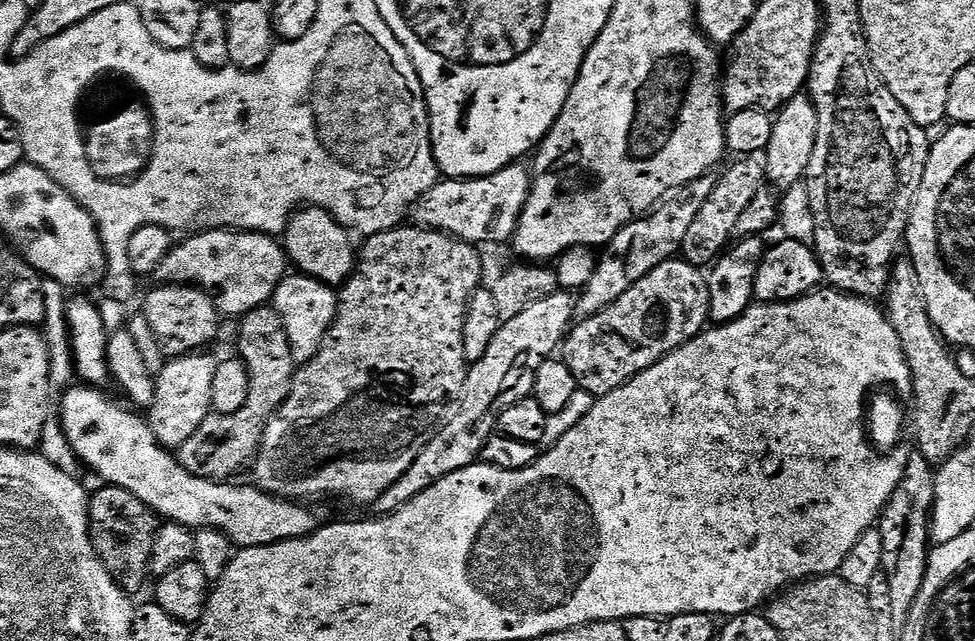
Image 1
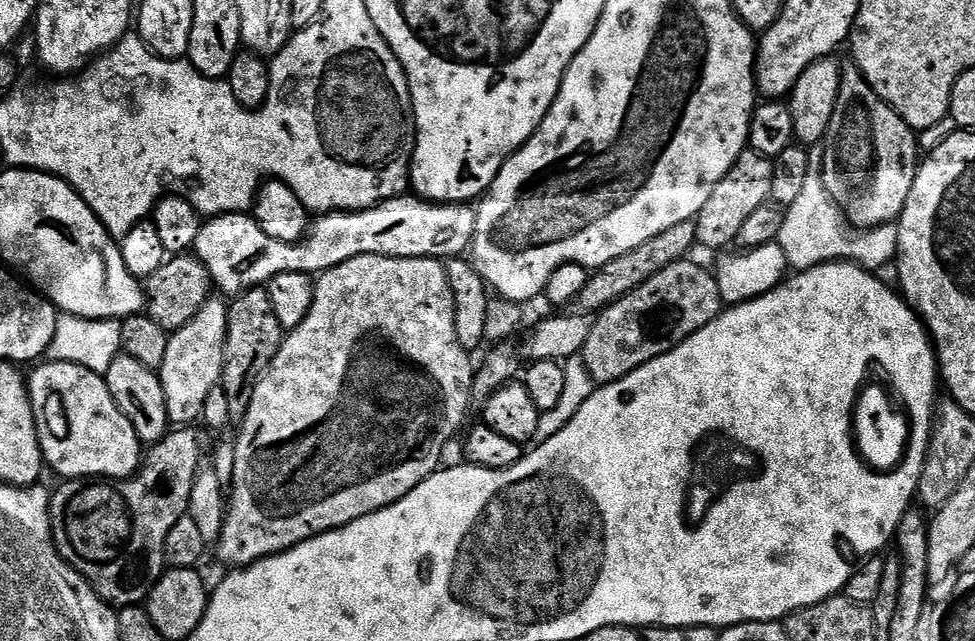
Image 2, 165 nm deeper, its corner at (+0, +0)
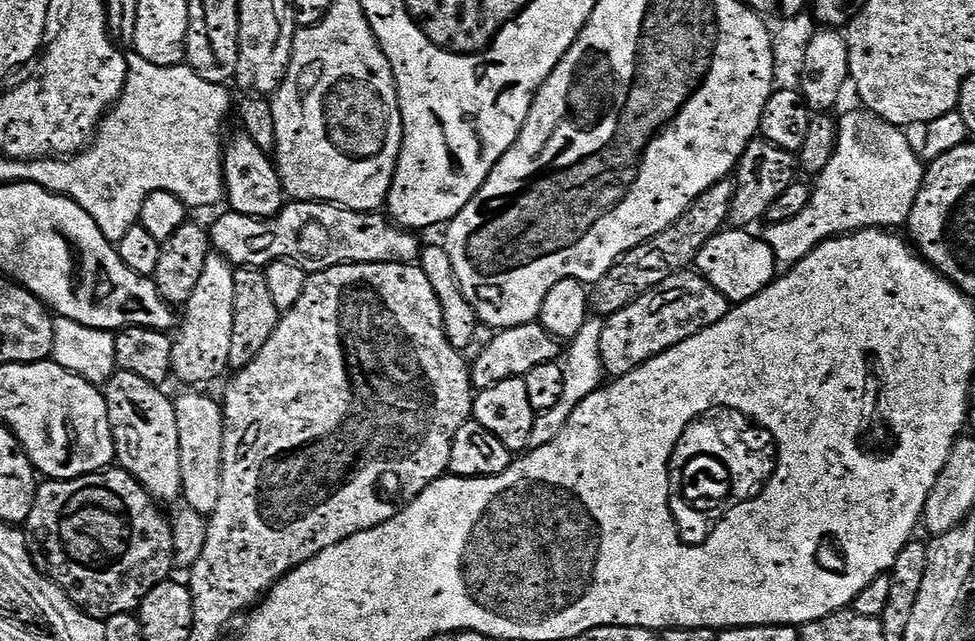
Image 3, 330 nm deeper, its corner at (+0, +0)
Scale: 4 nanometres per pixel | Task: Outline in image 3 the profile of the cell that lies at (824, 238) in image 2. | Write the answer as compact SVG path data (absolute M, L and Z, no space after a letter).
M865 108L850 110L837 117L836 147L825 168L817 175L810 202L805 210L788 222L771 224L762 234L775 252L777 269L785 272L793 268L824 240L859 232L864 228L894 230L903 227L917 200L926 171L925 163L908 143L899 125L886 122L881 116Z

